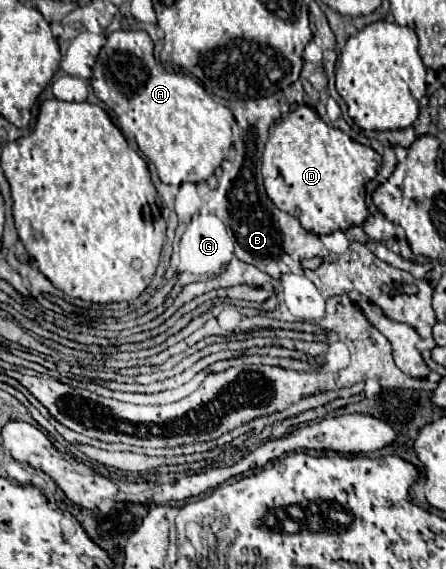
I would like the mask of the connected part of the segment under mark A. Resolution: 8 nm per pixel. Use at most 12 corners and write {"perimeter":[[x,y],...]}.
{"perimeter":[[117,30],[95,96],[165,184],[207,180],[231,110]]}

